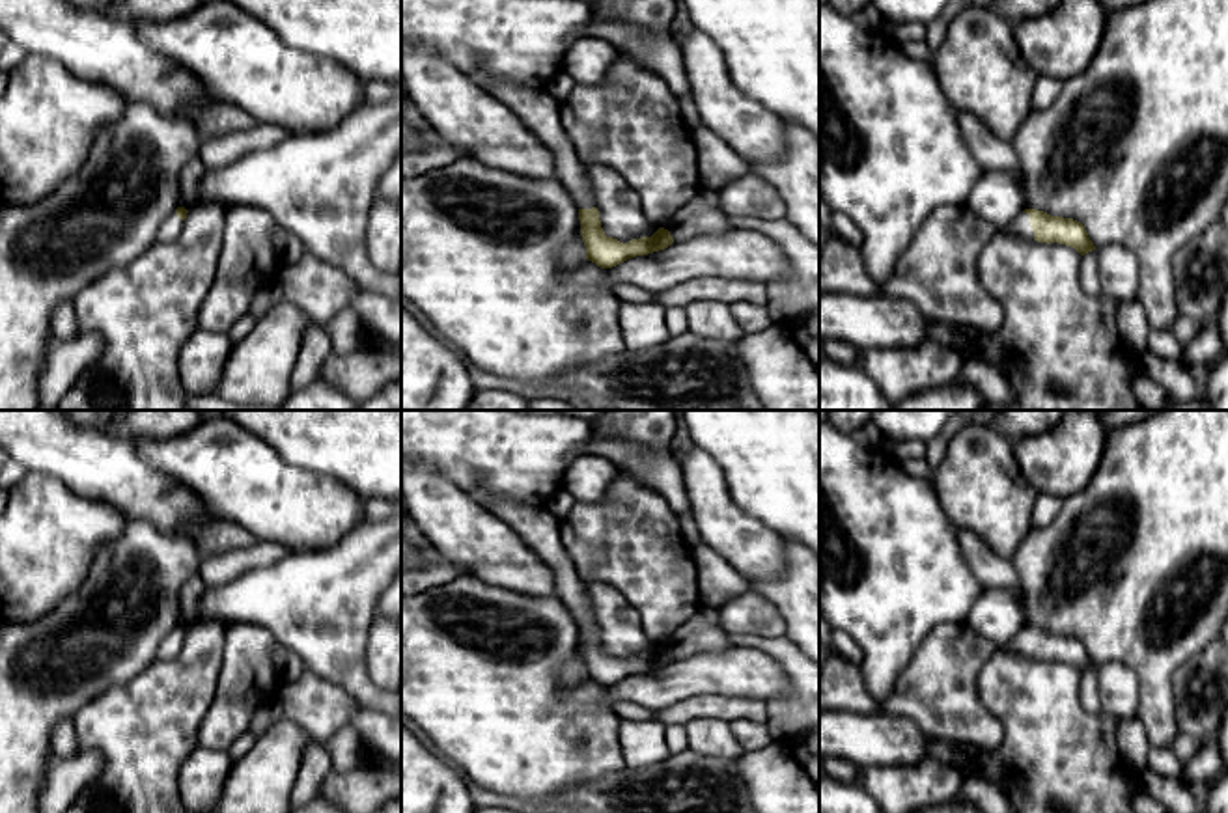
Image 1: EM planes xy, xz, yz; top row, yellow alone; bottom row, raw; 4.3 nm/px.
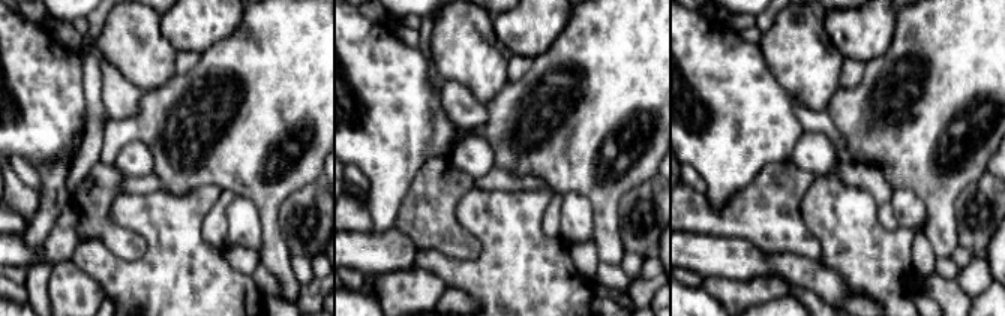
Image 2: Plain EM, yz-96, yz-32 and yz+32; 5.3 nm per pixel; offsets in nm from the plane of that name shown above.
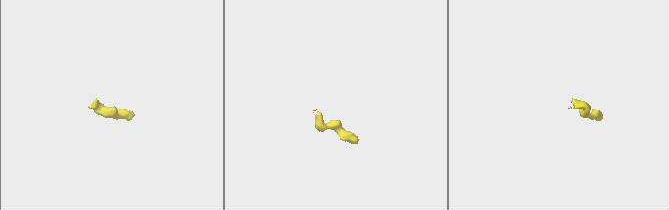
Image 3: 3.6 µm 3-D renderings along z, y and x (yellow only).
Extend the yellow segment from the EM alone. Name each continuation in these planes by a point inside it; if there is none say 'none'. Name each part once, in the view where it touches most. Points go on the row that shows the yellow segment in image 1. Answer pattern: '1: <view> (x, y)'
1: yz (1021, 224)

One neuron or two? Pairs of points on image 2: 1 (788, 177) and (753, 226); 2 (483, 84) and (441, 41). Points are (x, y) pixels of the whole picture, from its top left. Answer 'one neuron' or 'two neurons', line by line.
1: one neuron
2: one neuron

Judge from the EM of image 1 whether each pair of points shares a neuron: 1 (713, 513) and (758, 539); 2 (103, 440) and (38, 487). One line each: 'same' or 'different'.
1: same
2: different

